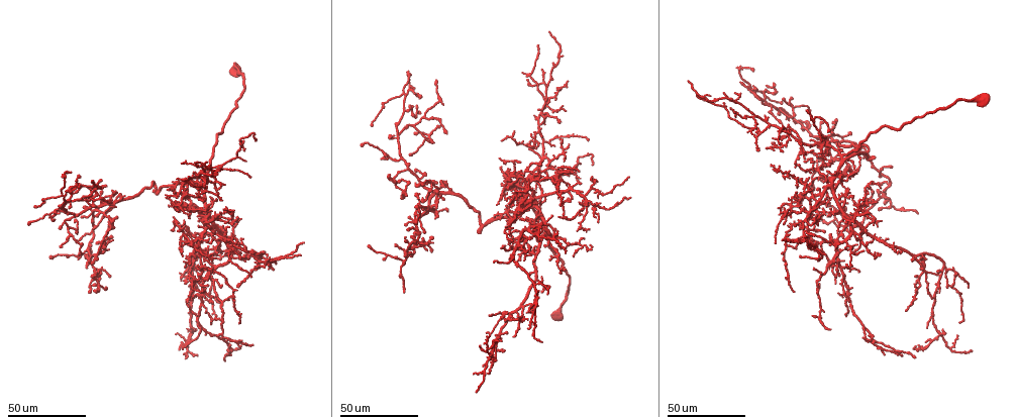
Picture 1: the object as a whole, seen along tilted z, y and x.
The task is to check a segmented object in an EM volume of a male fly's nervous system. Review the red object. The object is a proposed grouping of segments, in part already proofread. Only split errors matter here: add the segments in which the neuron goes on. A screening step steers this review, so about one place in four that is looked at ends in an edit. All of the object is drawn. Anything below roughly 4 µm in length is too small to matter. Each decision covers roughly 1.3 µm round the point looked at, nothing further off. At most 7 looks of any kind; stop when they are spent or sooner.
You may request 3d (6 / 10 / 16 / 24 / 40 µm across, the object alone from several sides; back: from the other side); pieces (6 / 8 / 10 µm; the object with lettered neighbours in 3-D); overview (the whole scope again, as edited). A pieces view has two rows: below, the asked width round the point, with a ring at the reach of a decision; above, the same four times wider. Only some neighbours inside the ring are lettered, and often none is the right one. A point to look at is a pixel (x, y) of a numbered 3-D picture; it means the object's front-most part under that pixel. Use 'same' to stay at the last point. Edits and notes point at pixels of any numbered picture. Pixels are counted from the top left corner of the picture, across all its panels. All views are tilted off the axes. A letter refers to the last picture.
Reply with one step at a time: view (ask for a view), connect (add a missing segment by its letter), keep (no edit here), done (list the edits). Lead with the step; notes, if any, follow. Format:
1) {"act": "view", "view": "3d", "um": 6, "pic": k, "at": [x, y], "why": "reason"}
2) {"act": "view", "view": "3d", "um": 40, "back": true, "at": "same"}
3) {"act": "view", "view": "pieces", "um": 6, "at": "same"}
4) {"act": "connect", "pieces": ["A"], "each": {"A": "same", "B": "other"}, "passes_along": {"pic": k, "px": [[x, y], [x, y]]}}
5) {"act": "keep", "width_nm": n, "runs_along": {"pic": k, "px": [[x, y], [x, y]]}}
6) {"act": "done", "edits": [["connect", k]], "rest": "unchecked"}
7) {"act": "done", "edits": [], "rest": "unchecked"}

{"act": "view", "view": "3d", "um": 24, "pic": 1, "at": [926, 327], "why": "branch stops here"}

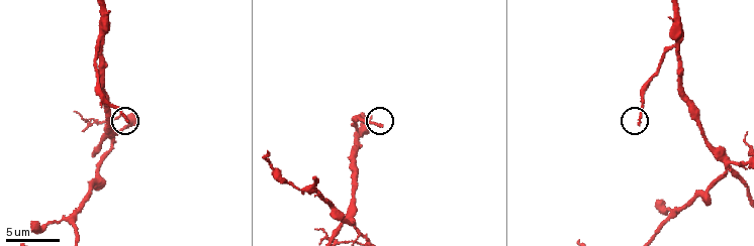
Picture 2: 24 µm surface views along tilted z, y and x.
{"act": "view", "view": "pieces", "um": 10, "pic": 2, "at": [381, 124]}

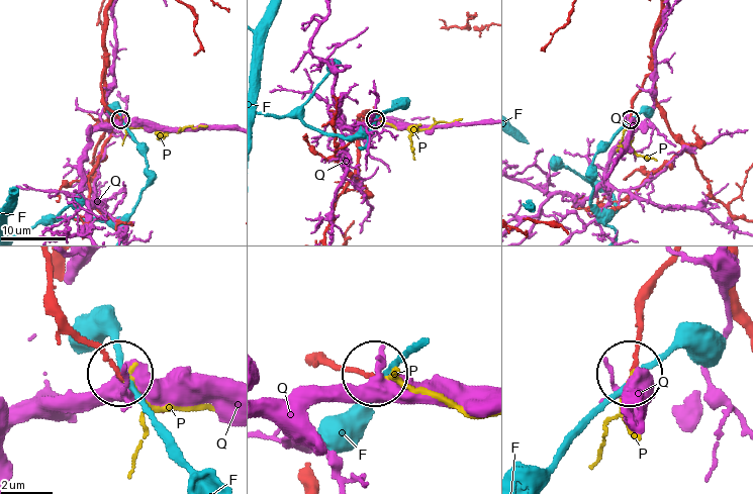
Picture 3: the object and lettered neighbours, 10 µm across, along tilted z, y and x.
{"act": "connect", "pieces": ["P"], "each": {"F": "other", "P": "same", "Q": "other"}, "passes_along": {"pic": 3, "px": [[646, 296], [627, 383], [629, 430]]}, "found": "it goes on there"}

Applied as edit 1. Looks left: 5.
{"act": "view", "view": "3d", "um": 24, "pic": 1, "at": [96, 268], "why": "branch stops here"}

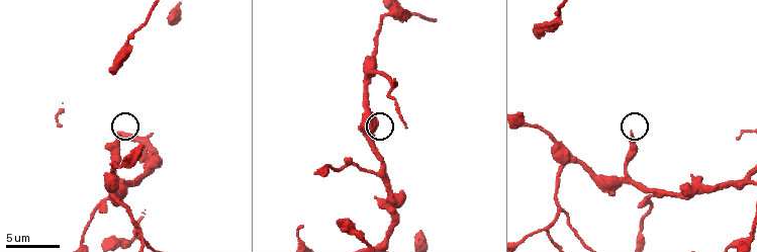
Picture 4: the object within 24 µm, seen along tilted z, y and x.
{"act": "view", "view": "pieces", "um": 8, "pic": 4, "at": [120, 137], "why": "what lies round it"}

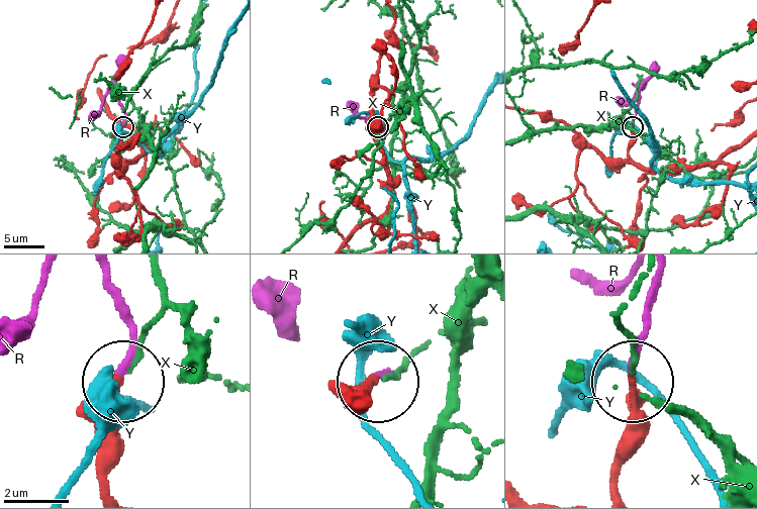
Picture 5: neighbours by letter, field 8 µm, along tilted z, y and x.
{"act": "connect", "pieces": ["R"], "width_nm": 220, "each": {"R": "same", "X": "other", "Y": "other"}, "passes_along": {"pic": 5, "px": [[621, 451], [628, 365], [654, 277]]}, "found": "the neuron continues"}

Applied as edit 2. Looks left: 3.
{"act": "view", "view": "3d", "um": 24, "pic": 1, "at": [859, 270]}

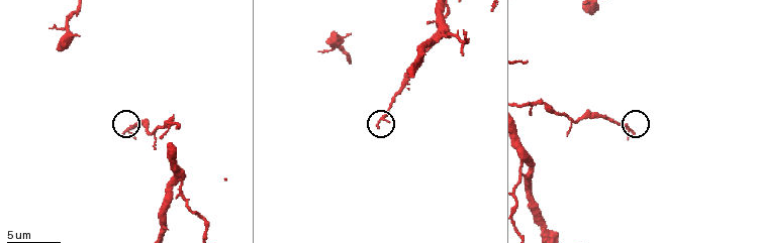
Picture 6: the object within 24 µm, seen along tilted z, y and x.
{"act": "view", "view": "pieces", "um": 6, "pic": 6, "at": [376, 124]}

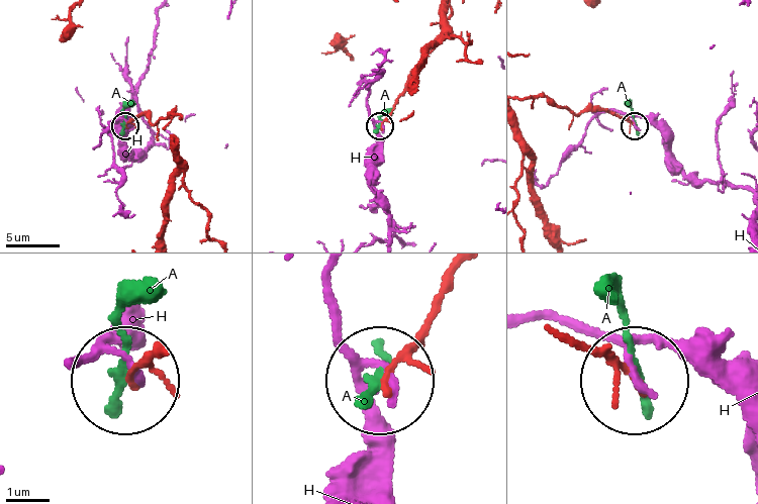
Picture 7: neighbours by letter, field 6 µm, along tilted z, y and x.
{"act": "keep", "width_nm": 130, "each": {"A": "other", "H": "other"}, "runs_along": {"pic": 7, "px": [[453, 275], [381, 376]]}, "found": "none of them fits"}

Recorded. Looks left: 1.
{"act": "done", "edits": [["connect", 3], ["connect", 5]], "rest": "unchecked"}

